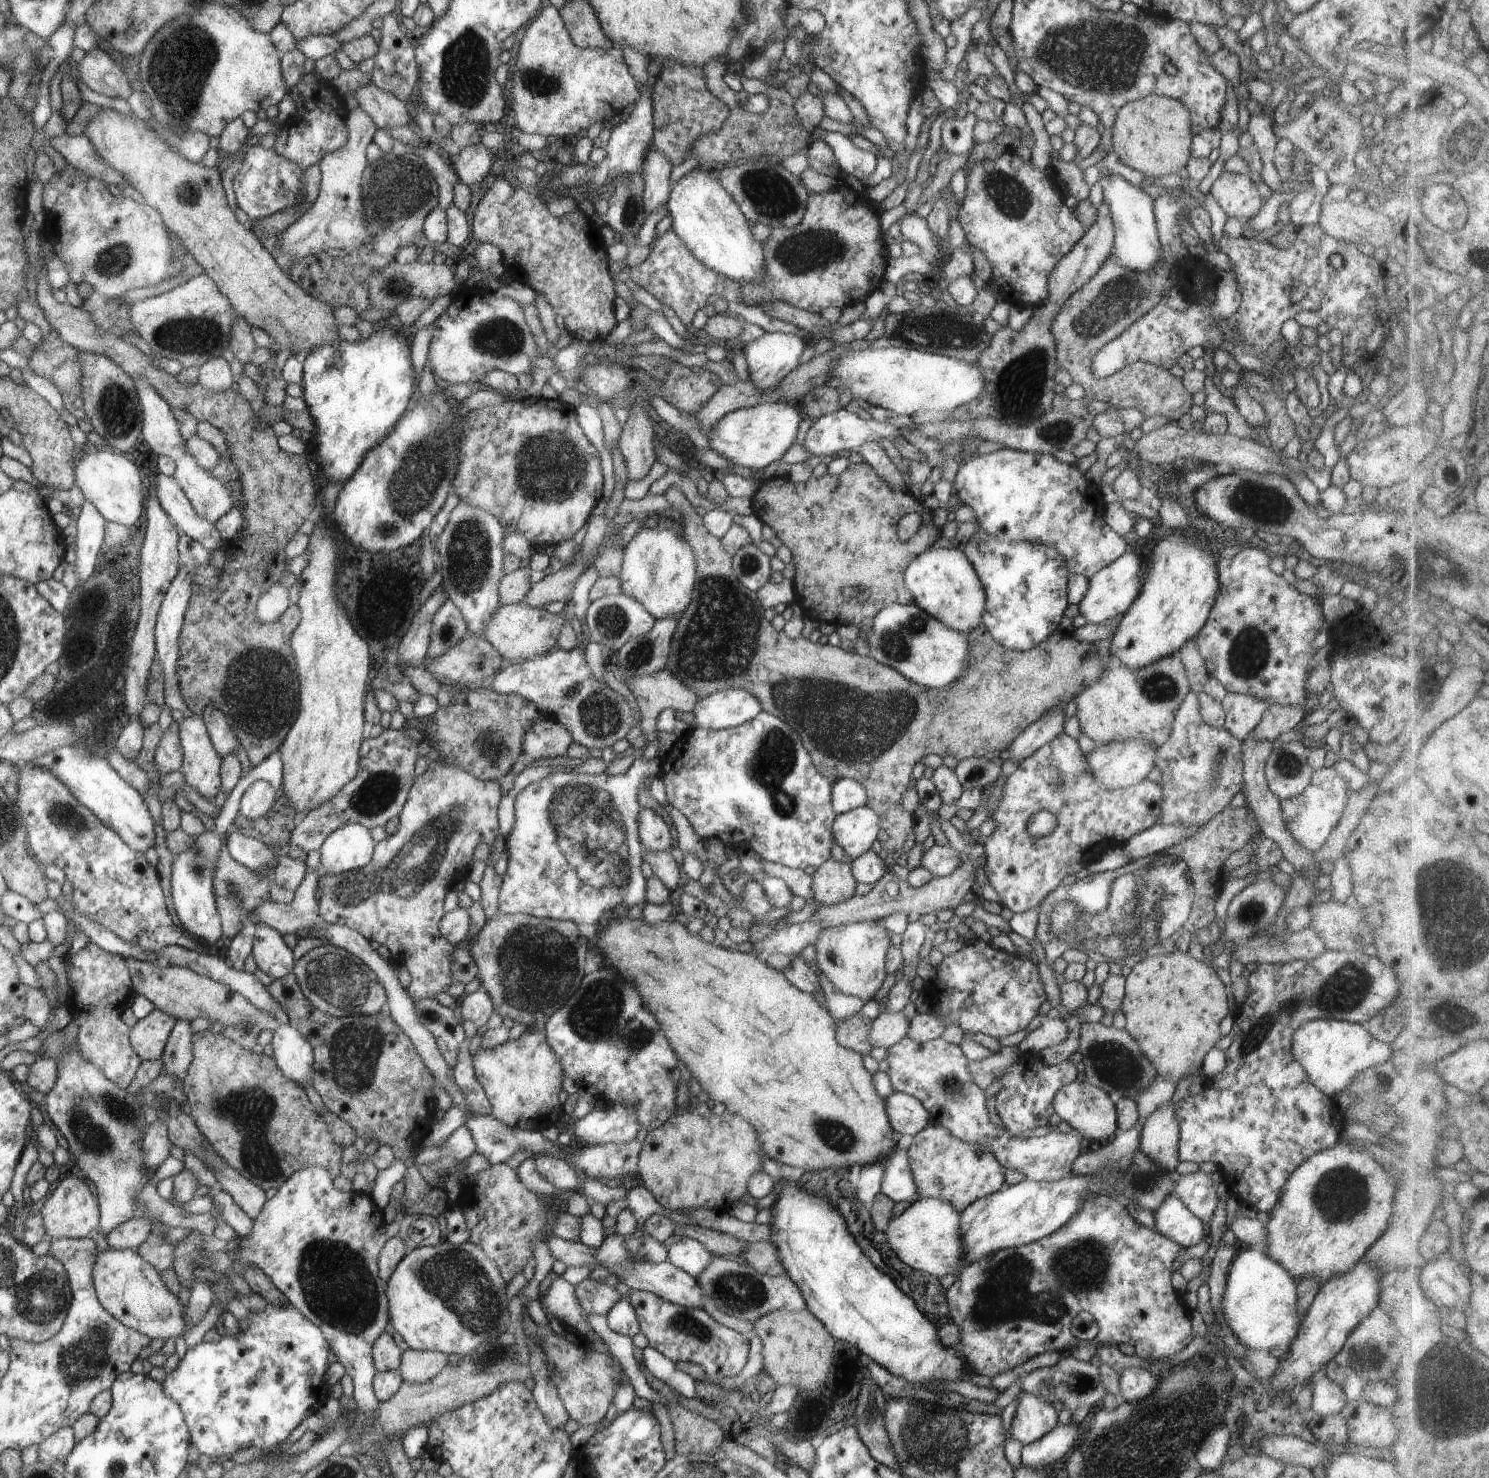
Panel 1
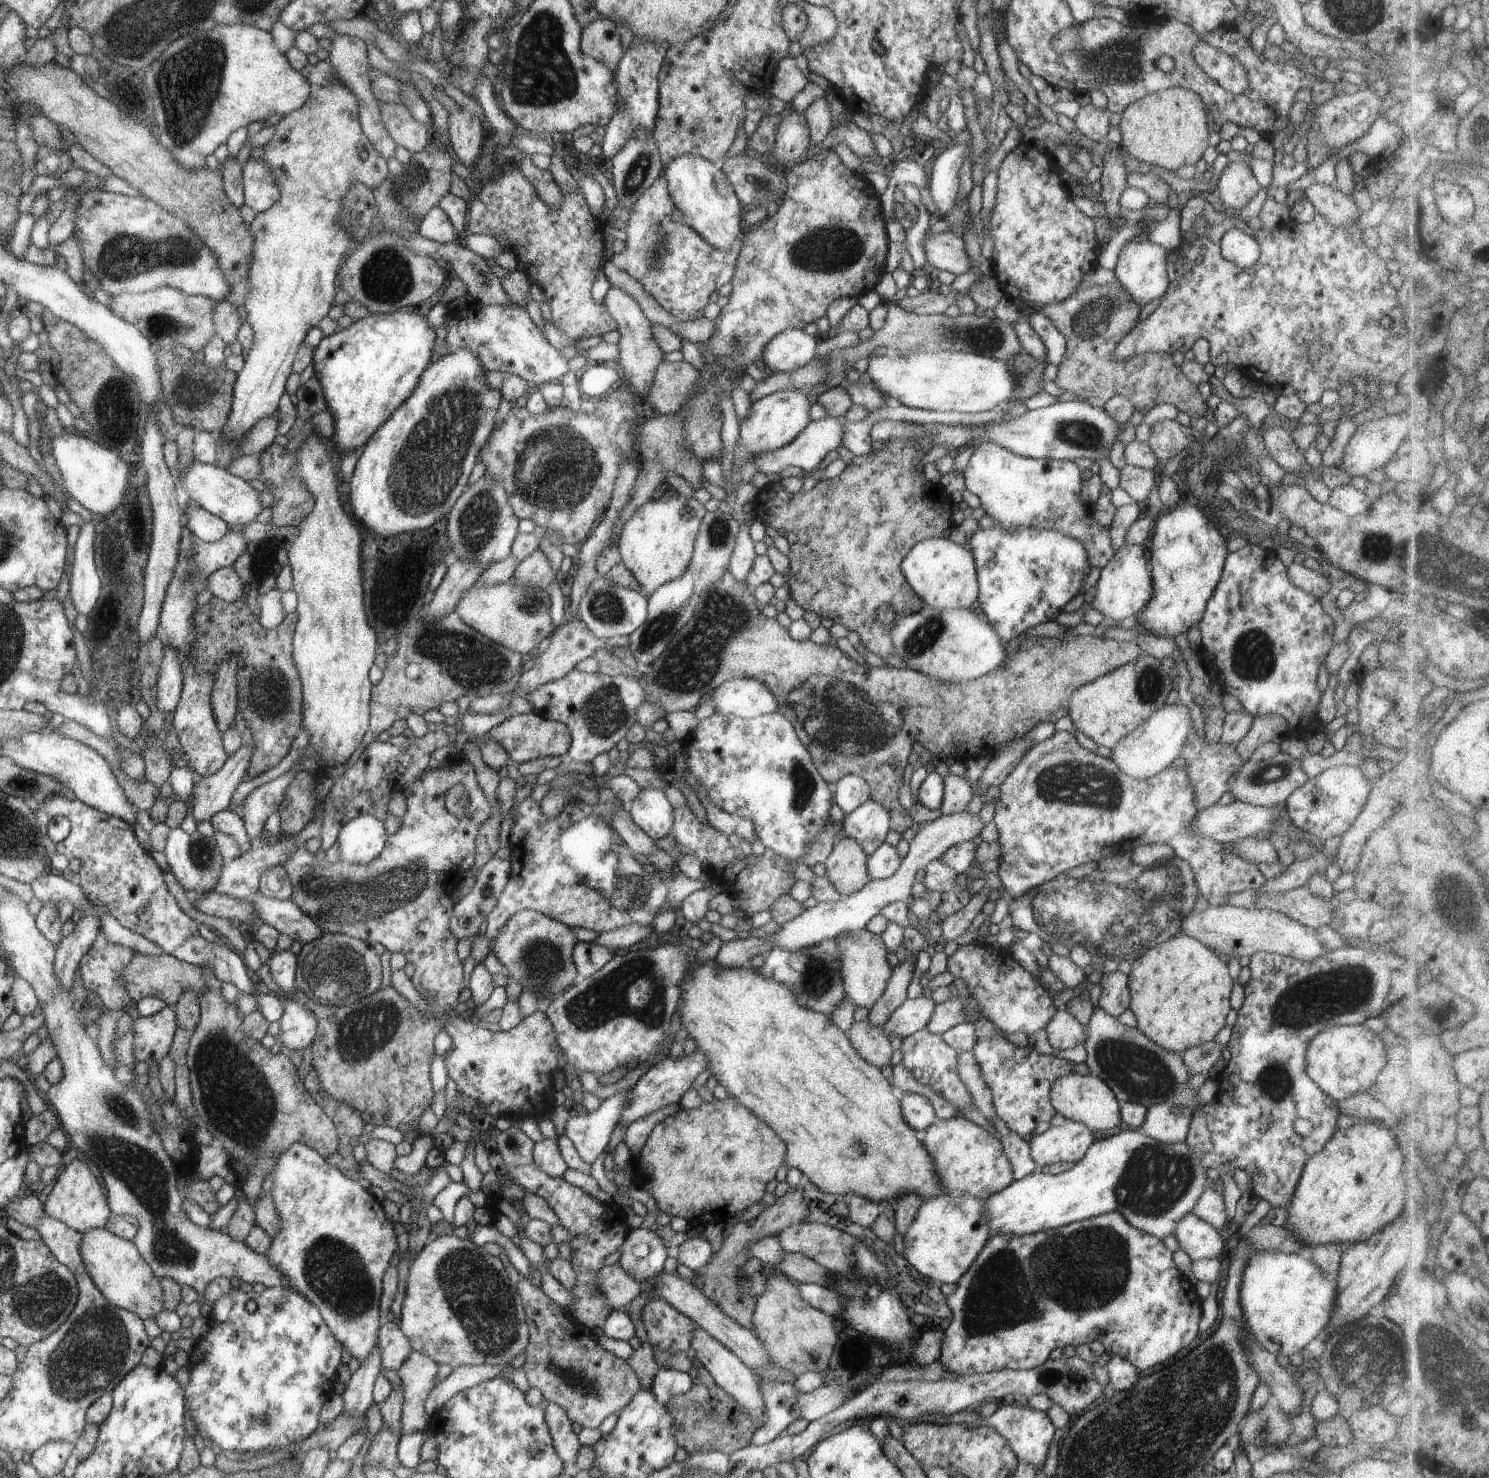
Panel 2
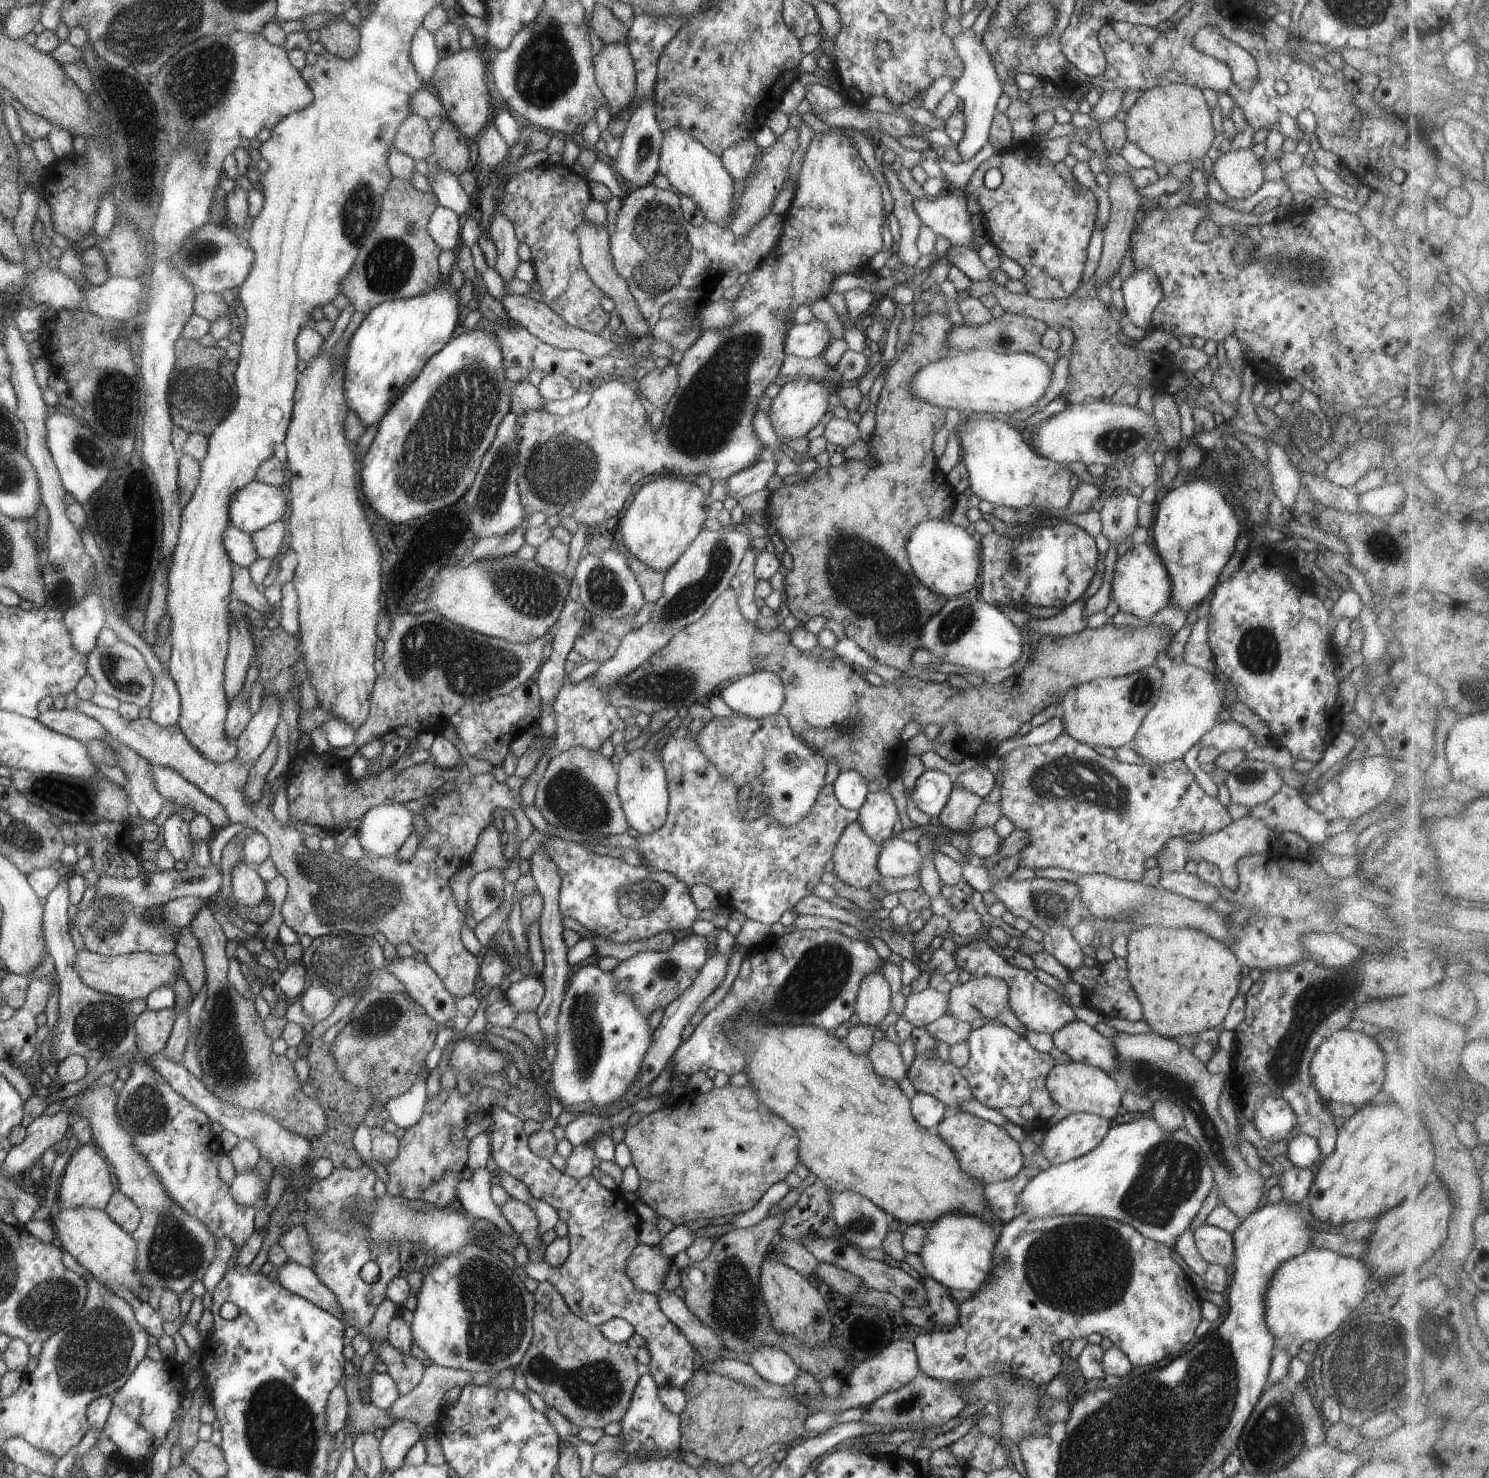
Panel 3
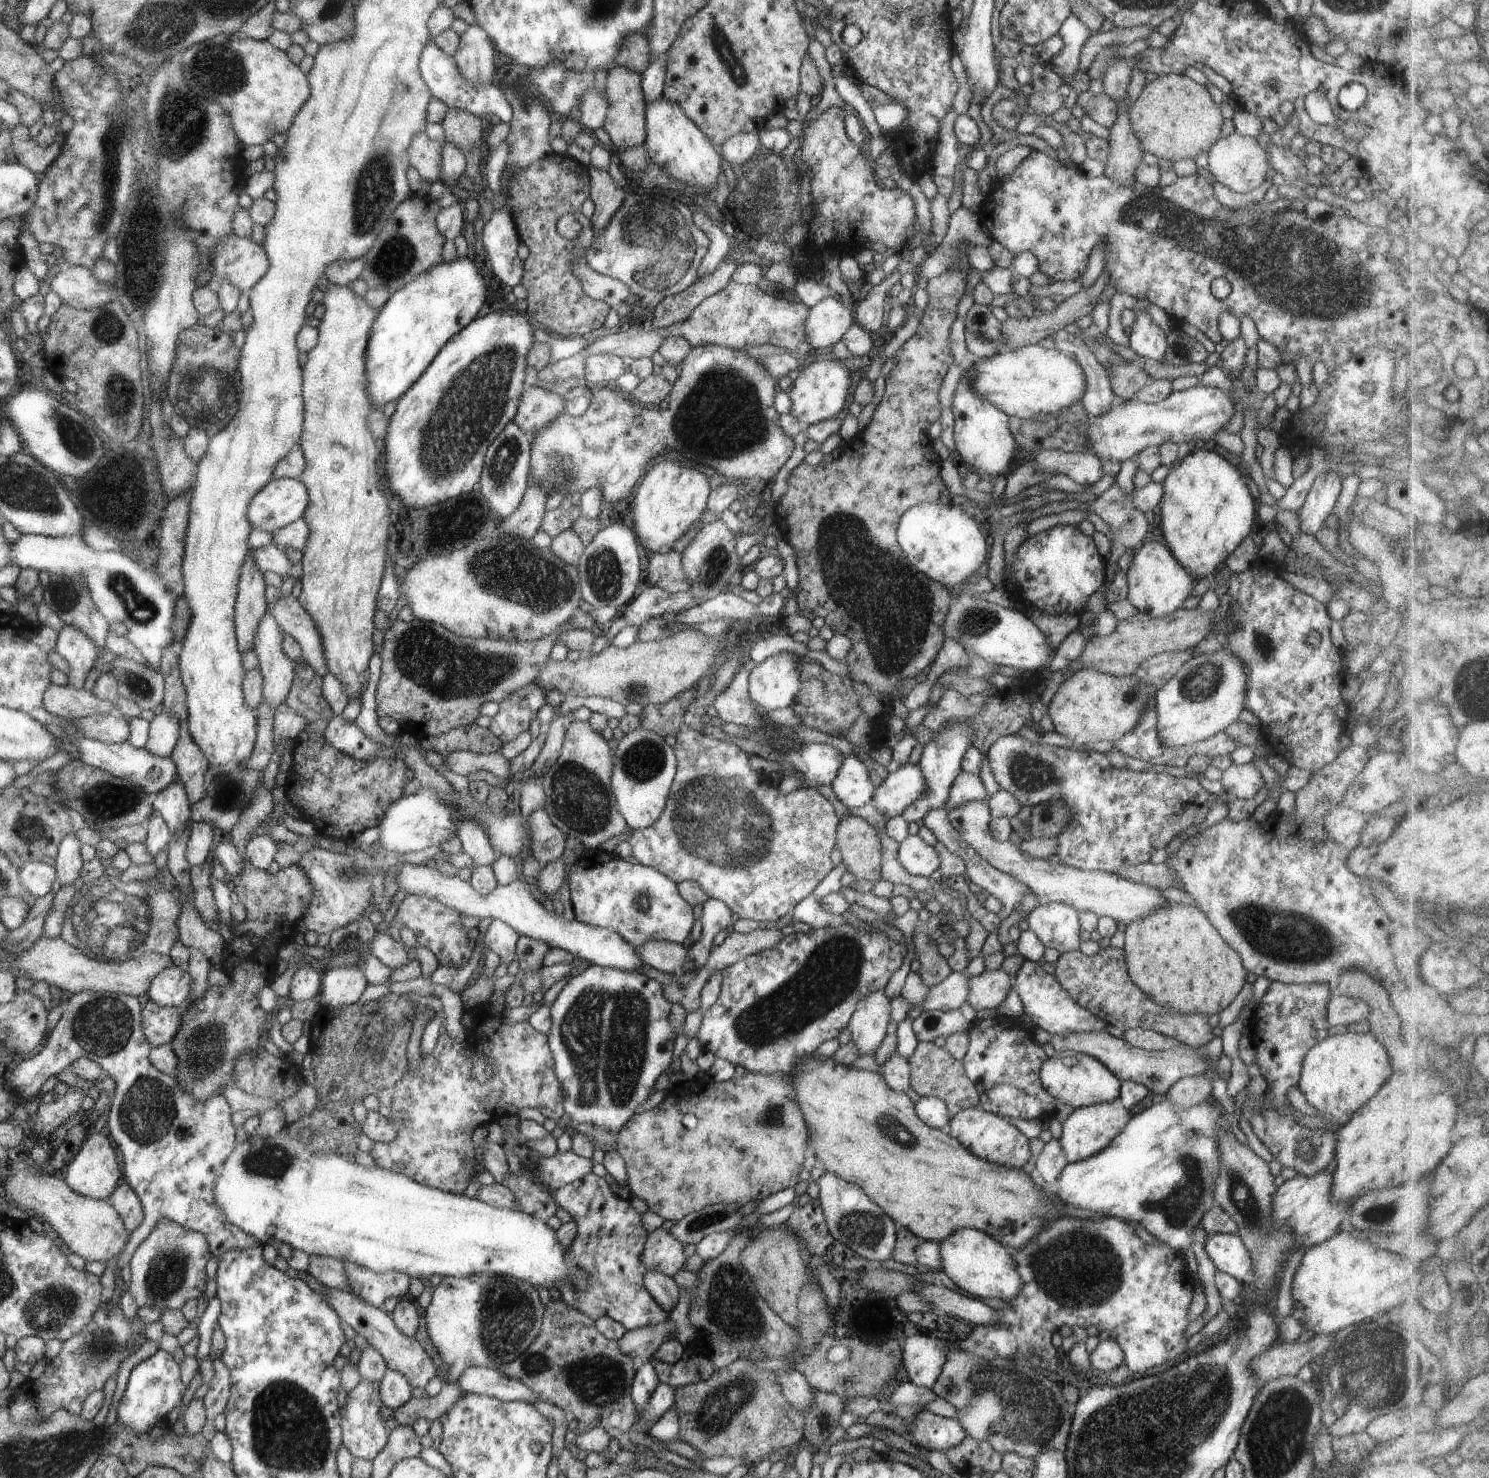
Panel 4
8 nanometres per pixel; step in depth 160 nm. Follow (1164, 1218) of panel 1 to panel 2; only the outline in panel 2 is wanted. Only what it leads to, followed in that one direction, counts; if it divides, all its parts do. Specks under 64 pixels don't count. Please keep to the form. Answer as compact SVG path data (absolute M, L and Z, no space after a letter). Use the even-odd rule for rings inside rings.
M1193 1212L1186 1214L1174 1228L1180 1249L1191 1259L1218 1258L1225 1253L1225 1233L1197 1218Z

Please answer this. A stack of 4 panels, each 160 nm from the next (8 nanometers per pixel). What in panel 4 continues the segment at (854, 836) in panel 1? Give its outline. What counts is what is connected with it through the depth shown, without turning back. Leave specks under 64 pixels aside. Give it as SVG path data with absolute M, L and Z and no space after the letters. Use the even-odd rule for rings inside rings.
M906 762L897 772L888 774L880 786L875 787L870 803L888 821L923 795L929 783L931 781L924 778L917 764Z

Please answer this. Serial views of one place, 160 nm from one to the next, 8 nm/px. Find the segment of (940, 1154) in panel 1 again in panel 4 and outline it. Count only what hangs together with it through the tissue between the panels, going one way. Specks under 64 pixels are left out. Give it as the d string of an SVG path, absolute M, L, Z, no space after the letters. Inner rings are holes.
M972 1107L957 1112L956 1116L951 1117L948 1121L946 1130L950 1136L963 1144L968 1152L982 1158L982 1160L987 1160L989 1163L1022 1169L1024 1164L1032 1159L1029 1147L1031 1140L1024 1136L1018 1127L1008 1122L1005 1117L986 1112L980 1108Z

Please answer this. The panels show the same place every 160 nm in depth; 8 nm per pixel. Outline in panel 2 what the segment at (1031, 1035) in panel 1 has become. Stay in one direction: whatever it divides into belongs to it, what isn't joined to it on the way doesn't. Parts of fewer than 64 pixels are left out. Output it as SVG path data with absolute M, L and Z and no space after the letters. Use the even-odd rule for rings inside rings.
M1058 1011L1044 1028L1050 1046L1058 1050L1073 1049L1088 1040L1086 1028L1065 1011Z

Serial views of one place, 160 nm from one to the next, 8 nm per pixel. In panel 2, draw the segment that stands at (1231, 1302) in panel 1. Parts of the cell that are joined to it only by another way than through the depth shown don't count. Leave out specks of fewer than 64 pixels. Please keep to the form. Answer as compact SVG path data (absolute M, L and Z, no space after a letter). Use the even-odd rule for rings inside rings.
M1264 1251L1262 1254L1254 1254L1244 1268L1242 1286L1240 1286L1240 1306L1251 1336L1262 1349L1276 1357L1278 1355L1290 1357L1296 1352L1301 1352L1314 1338L1323 1336L1336 1304L1336 1294L1338 1294L1336 1282L1338 1274L1330 1278L1321 1272L1312 1260L1294 1253Z

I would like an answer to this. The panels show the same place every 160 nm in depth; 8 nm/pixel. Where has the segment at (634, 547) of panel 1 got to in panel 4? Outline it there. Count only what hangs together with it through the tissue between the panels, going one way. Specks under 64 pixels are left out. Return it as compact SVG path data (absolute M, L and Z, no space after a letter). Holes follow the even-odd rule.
M656 460L654 461L642 476L639 484L636 486L633 494L633 512L634 516L628 520L632 530L637 536L637 540L643 552L649 551L666 554L672 550L674 542L690 530L690 526L699 524L700 516L707 510L707 500L711 488L708 477L692 468L686 468L679 462L672 460Z

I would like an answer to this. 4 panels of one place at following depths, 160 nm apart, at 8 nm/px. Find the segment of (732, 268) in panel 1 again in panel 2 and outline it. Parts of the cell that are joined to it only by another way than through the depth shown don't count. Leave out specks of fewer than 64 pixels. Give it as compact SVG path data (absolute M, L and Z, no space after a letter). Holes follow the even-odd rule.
M688 152L672 158L663 169L668 193L675 208L684 214L684 224L696 230L710 246L726 250L740 234L746 232L745 211L722 169L717 168L711 161Z

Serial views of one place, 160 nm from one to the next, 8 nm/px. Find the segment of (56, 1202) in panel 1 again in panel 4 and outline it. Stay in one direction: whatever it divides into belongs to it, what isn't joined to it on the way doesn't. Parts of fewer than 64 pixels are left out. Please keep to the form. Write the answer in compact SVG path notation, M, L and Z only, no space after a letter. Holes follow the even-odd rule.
M100 1132L90 1136L81 1147L74 1160L68 1163L68 1169L62 1180L82 1196L97 1201L107 1201L117 1189L116 1184L123 1173L120 1172L120 1166L118 1166L118 1154L112 1142Z

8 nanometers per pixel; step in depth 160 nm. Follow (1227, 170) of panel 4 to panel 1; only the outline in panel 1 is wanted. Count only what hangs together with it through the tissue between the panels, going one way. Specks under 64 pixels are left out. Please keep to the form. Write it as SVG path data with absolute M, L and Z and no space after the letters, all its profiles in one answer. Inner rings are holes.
M1219 170L1215 180L1209 193L1228 217L1247 222L1260 212L1264 202L1250 176Z

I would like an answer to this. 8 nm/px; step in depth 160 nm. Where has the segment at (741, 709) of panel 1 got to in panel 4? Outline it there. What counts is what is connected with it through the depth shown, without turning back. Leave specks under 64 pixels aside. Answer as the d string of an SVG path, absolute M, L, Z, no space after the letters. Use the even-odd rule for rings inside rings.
M780 651L757 663L748 675L749 699L769 711L791 706L801 689L798 658L792 652Z

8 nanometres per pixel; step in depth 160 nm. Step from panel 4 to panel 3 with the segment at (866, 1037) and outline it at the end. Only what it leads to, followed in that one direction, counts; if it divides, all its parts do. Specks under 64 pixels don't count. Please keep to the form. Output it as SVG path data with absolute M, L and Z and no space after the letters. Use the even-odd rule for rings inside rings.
M872 972L864 976L856 996L854 1010L859 1023L874 1028L881 1027L882 1020L892 1010L890 984L883 974Z

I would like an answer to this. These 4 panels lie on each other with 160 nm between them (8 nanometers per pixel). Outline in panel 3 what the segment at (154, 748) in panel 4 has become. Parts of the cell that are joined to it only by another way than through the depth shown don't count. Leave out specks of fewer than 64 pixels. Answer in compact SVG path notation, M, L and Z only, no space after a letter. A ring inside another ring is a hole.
M124 628L122 636L126 638L124 642L134 646L142 654L148 668L154 674L154 694L152 694L152 700L148 706L150 720L164 728L172 726L172 724L176 725L181 714L181 699L176 682L172 680L170 672L158 660L147 637L142 638L140 632L131 628Z

